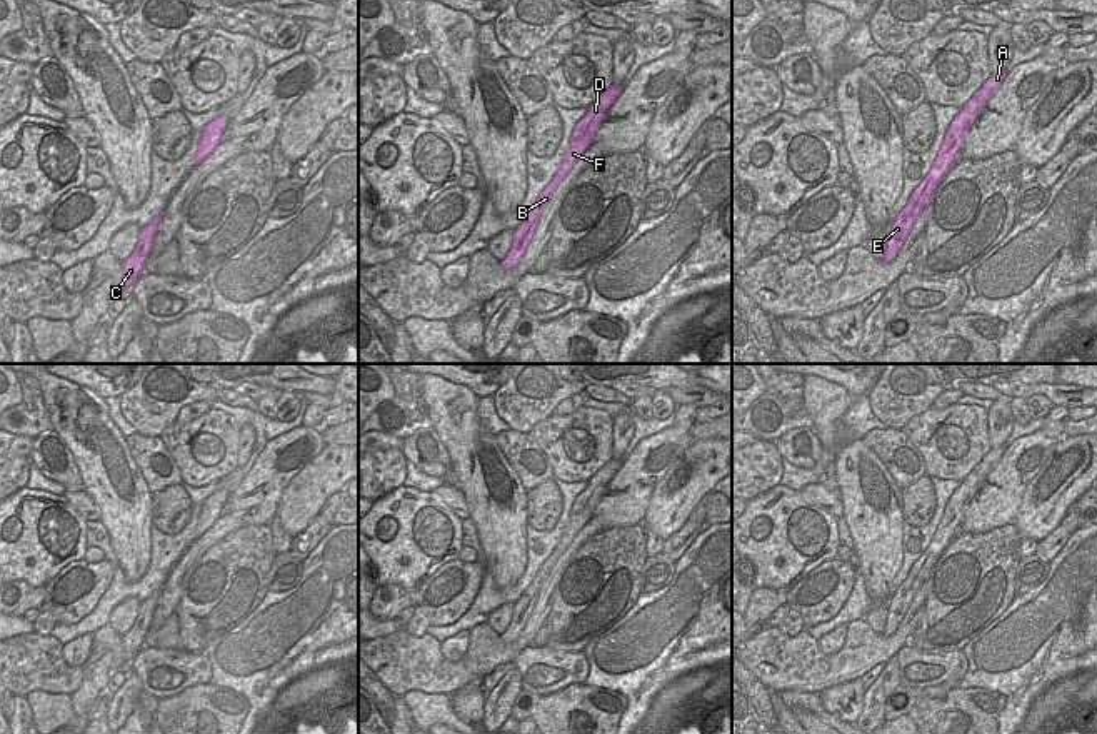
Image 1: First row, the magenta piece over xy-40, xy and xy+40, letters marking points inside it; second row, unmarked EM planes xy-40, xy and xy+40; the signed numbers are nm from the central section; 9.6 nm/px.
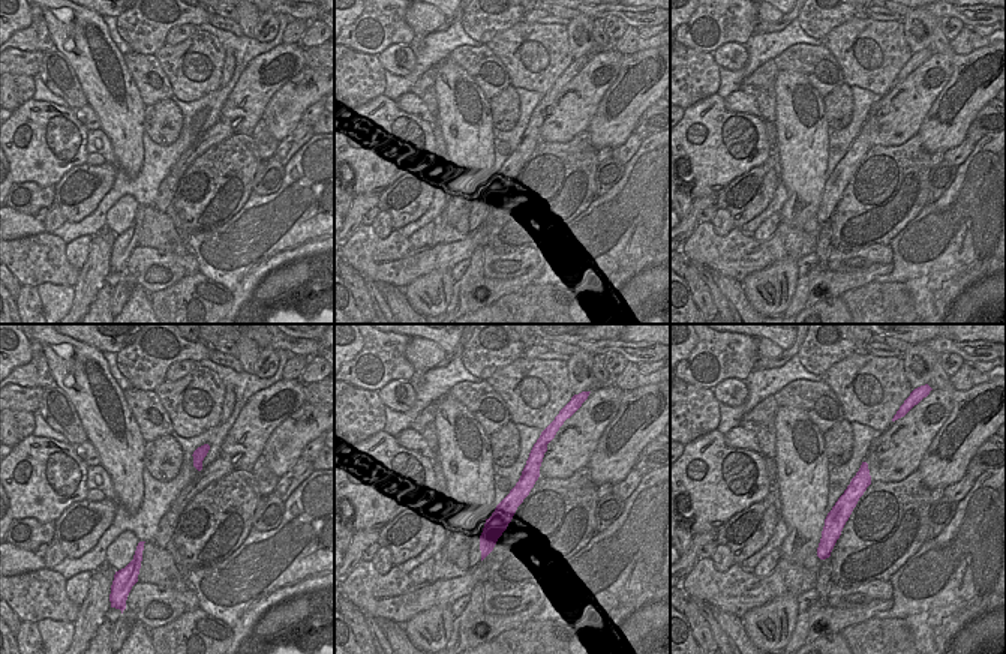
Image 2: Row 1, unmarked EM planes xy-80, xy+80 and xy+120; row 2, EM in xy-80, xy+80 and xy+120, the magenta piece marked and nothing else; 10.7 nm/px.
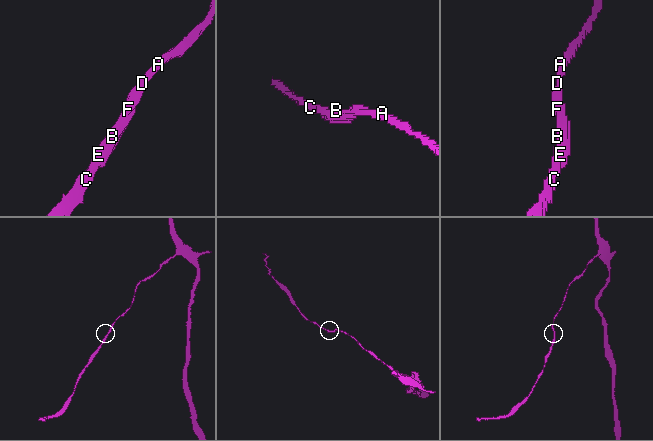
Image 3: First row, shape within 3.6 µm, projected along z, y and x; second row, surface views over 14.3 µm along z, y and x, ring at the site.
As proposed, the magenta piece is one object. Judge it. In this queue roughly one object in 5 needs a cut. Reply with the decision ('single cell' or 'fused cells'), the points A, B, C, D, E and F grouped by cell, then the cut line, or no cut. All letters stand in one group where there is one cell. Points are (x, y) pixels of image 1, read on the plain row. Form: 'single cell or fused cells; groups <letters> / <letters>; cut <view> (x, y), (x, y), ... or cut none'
single cell; groups A B C D E F; cut none

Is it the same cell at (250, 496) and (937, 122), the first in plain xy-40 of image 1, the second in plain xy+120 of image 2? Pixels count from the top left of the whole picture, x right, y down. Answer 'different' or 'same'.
different

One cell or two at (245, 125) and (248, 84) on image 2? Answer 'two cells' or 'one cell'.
one cell

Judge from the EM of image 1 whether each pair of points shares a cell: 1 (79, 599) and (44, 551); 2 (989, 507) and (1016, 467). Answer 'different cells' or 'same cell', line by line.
1: different cells
2: same cell

